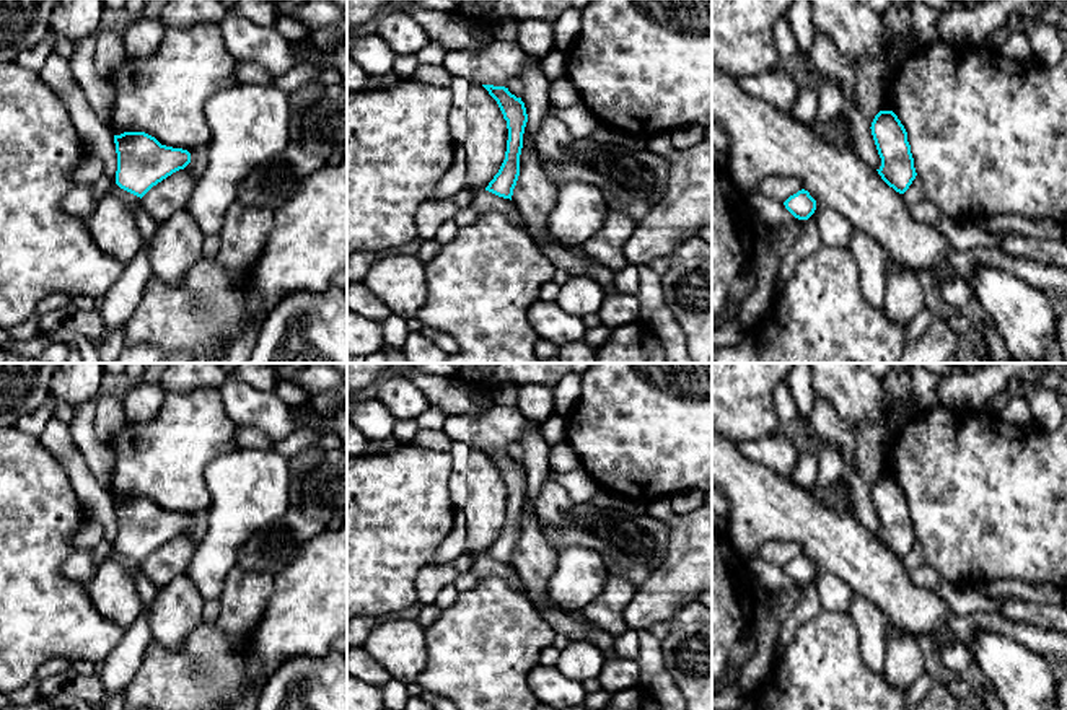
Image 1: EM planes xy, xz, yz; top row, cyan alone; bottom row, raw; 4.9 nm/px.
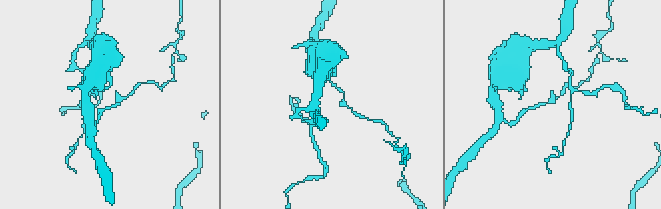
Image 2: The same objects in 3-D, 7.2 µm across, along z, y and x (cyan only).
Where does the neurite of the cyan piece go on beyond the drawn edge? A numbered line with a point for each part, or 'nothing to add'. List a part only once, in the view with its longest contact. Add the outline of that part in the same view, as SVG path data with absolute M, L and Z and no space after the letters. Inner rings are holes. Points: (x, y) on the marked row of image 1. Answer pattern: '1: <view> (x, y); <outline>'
nothing to add

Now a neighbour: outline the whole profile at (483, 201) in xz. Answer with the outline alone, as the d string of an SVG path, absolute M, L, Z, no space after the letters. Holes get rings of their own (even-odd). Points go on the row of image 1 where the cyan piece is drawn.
M477 191L472 197L471 207L479 212L502 212L508 217L510 221L521 226L539 246L539 249L559 267L570 272L570 275L585 272L585 261L569 249L547 243L538 238L526 225L518 208L510 199L498 197L489 191Z

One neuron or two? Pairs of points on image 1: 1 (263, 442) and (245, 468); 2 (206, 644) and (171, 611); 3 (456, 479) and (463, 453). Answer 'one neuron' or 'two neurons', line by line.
1: two neurons
2: two neurons
3: one neuron

